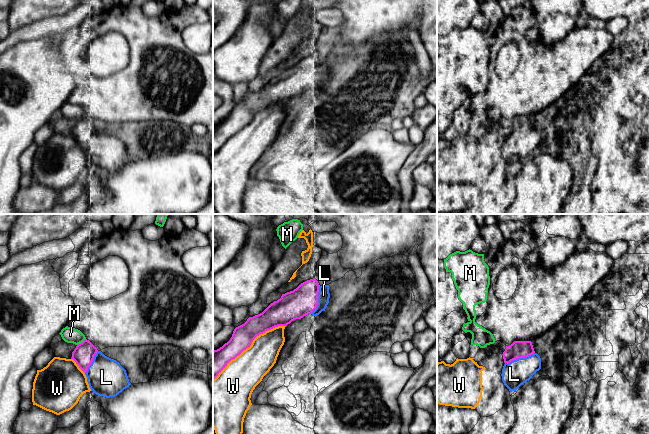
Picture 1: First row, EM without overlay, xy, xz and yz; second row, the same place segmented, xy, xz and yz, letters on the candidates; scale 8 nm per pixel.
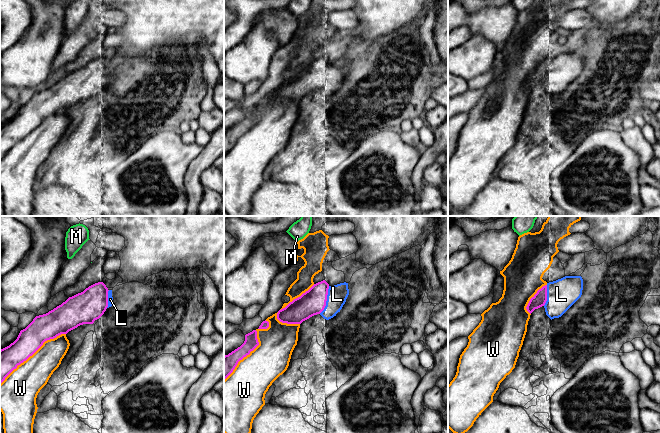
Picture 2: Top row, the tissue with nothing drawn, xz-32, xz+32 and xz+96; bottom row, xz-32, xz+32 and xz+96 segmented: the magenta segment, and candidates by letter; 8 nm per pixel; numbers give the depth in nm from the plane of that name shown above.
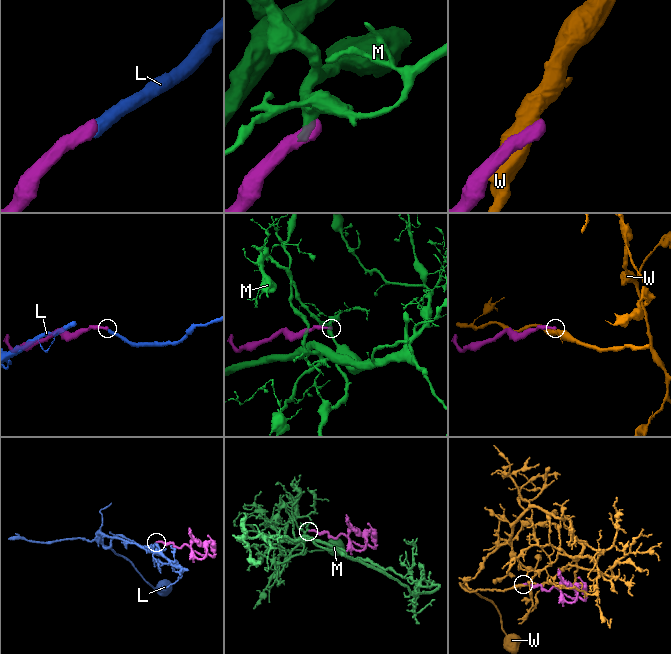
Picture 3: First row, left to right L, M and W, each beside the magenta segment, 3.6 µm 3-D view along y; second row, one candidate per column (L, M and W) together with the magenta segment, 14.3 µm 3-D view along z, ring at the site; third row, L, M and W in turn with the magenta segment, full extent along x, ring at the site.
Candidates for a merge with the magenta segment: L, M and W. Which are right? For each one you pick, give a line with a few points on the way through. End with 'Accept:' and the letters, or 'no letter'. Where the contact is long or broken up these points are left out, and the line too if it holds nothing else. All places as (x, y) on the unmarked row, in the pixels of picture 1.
Accept: L

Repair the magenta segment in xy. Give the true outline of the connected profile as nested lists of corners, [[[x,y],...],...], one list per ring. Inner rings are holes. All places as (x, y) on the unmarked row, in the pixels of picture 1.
[[[87,115],[76,122],[71,135],[85,149],[91,167],[98,172],[115,173],[131,161],[120,139],[98,127]]]

